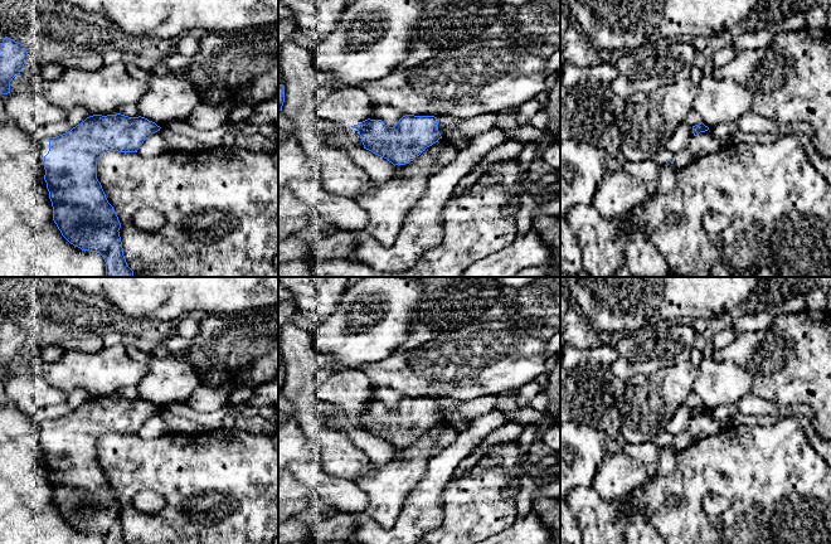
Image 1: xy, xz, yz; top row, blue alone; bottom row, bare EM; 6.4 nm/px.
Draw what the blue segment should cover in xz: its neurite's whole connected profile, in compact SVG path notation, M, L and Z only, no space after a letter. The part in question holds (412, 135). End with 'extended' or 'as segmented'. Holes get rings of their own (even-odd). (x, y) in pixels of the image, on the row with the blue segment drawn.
M405 115L394 127L382 120L351 126L359 131L364 149L395 165L405 165L442 139L434 116Z | as segmented

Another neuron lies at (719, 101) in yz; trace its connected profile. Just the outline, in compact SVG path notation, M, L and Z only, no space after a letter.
M704 76L699 83L699 94L692 103L709 128L720 123L734 123L743 115L752 112L754 94L735 81L715 79Z

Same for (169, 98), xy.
M154 76L147 86L147 92L136 105L141 117L160 127L172 121L185 120L201 103L198 88L184 78Z

